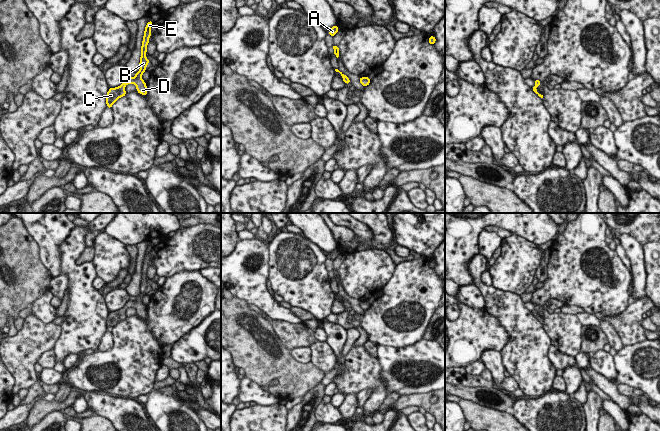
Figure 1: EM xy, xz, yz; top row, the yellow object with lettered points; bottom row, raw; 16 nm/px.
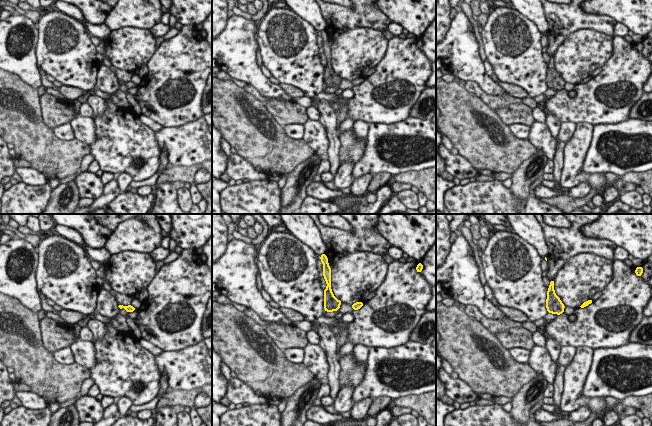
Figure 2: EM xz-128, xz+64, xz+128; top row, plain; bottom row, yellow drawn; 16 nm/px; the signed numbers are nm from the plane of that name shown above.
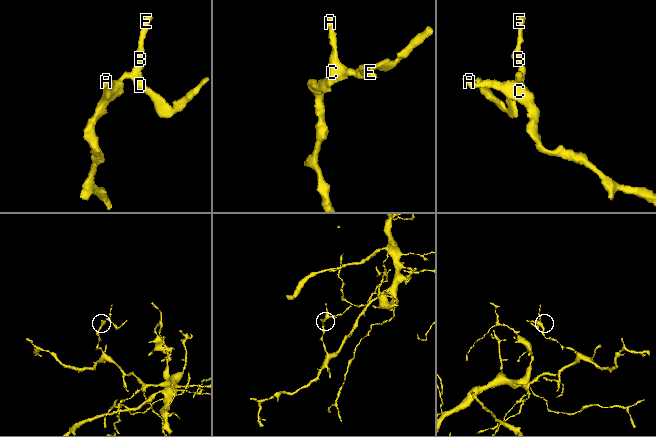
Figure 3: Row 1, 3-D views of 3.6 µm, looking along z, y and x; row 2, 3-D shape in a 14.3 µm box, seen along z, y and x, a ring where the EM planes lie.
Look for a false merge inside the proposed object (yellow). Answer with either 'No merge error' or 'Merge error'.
No merge error

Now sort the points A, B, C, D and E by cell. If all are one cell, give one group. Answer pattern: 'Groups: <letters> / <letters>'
Groups: A B C D E

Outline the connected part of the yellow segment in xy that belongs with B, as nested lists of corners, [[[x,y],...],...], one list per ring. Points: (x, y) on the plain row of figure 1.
[[[149,245],[145,251],[142,270],[141,270],[141,281],[140,281],[140,294],[135,298],[134,301],[127,301],[126,304],[118,311],[109,312],[106,321],[106,328],[108,332],[111,332],[112,329],[121,321],[126,319],[125,310],[127,308],[134,308],[136,310],[137,316],[146,320],[147,319],[147,310],[145,305],[142,303],[142,298],[146,295],[146,290],[149,285],[146,282],[147,268],[149,267],[149,262],[151,260],[151,251],[153,245]]]

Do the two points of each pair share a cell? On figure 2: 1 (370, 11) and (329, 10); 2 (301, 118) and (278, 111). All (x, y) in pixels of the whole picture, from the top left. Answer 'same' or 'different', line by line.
1: same
2: same

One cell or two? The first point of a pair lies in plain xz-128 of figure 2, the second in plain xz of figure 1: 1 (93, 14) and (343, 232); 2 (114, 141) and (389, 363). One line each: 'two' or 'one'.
1: two
2: two

